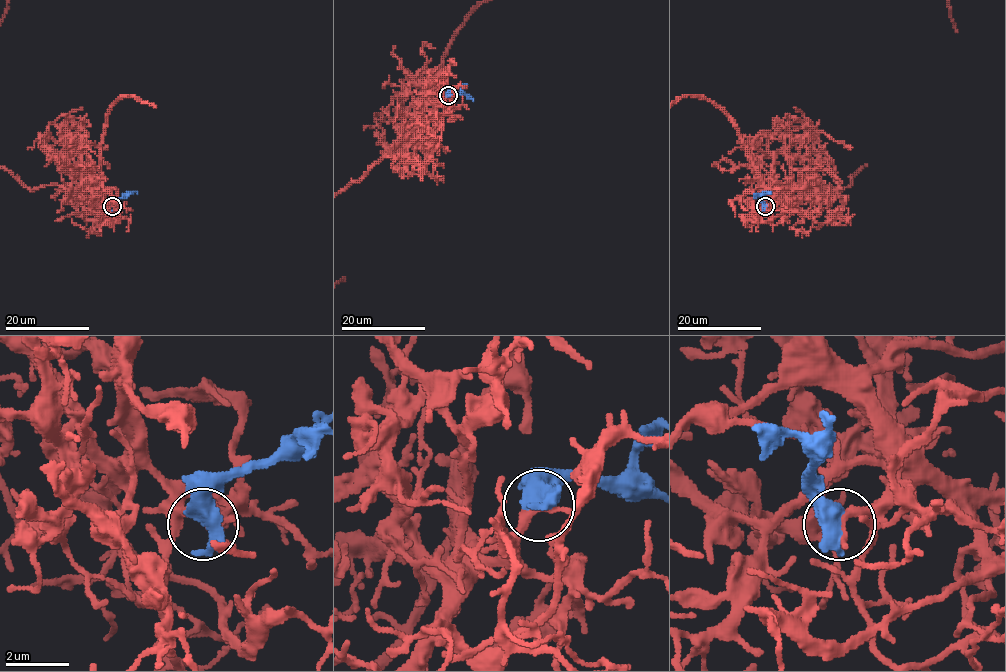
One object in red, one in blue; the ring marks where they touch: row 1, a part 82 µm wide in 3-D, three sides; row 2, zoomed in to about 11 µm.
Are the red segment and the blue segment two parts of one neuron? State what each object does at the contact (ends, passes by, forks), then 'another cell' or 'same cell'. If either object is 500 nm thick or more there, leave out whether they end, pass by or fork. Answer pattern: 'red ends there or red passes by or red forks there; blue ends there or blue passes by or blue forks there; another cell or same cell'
same cell

